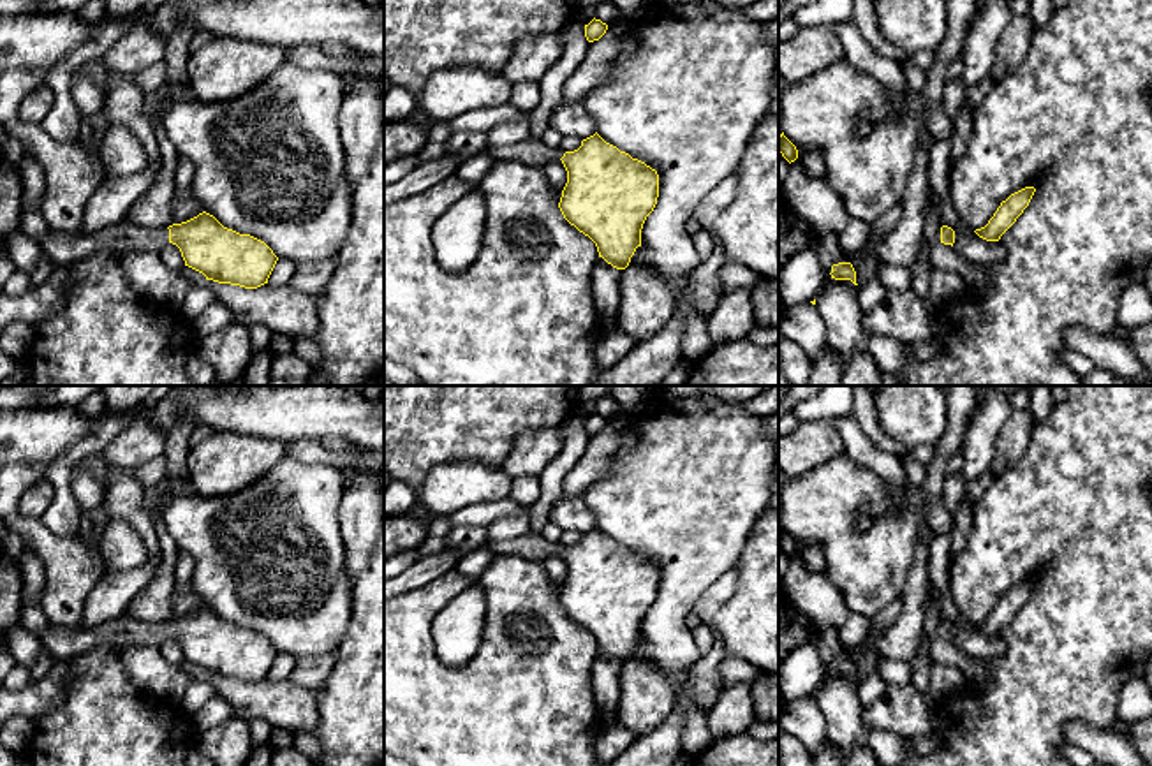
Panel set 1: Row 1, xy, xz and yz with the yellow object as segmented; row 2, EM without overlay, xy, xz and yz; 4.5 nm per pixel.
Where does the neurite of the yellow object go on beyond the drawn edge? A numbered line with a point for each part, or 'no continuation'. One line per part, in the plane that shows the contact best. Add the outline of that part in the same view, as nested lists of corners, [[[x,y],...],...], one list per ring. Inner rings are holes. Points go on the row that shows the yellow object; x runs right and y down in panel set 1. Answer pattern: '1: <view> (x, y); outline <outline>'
1: xy (64, 249); outline [[[120,220],[92,234],[67,234],[48,227],[46,236],[39,239],[44,255],[63,268],[99,252],[141,250],[160,254],[167,243],[169,229],[150,229],[129,220]]]

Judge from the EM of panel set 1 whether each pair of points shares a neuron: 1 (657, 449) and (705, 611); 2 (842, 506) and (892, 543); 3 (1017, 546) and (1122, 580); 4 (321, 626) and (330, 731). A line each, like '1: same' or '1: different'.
1: different
2: same
3: same
4: different

